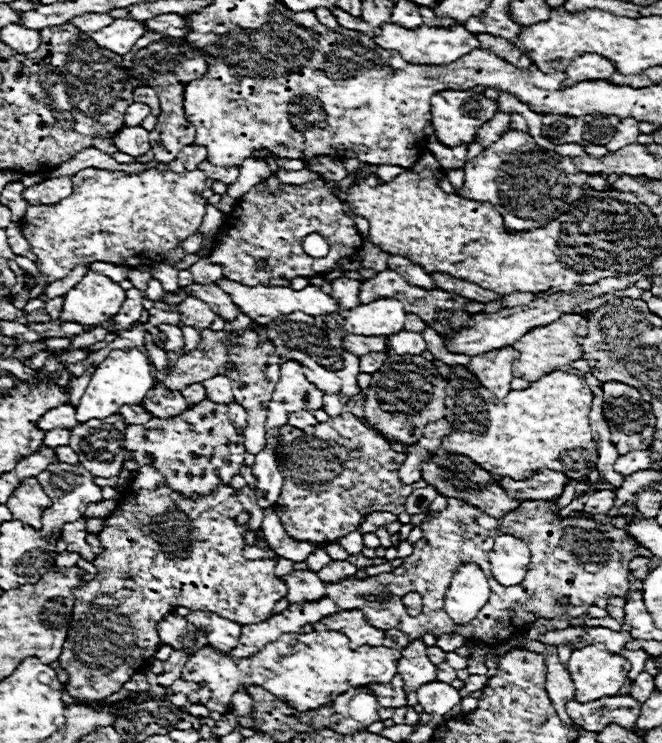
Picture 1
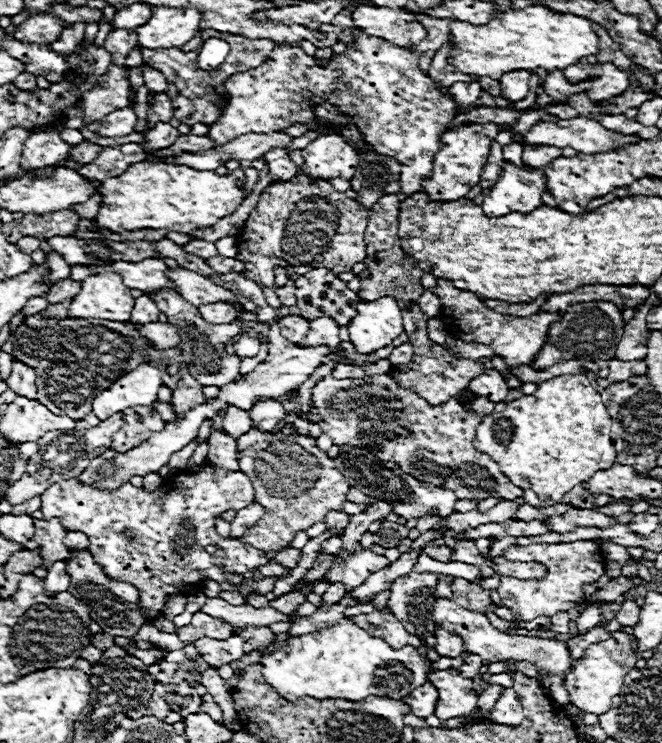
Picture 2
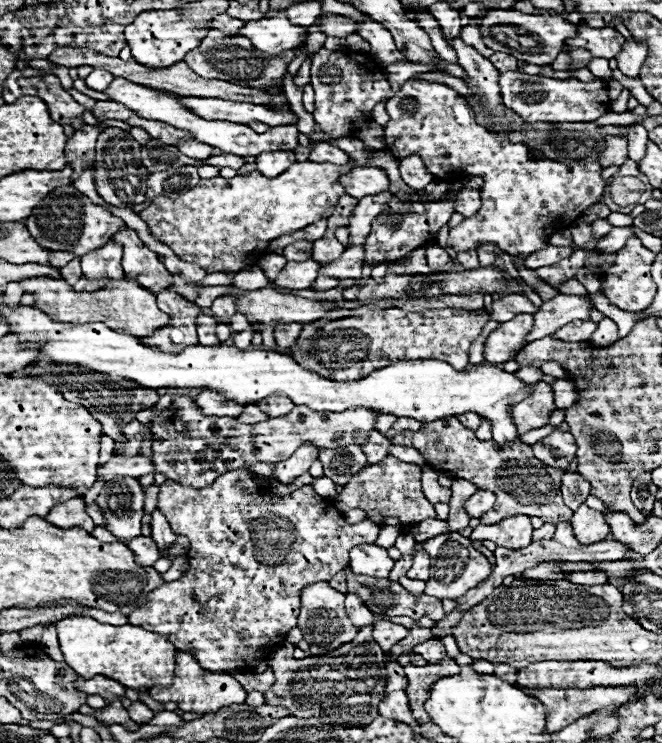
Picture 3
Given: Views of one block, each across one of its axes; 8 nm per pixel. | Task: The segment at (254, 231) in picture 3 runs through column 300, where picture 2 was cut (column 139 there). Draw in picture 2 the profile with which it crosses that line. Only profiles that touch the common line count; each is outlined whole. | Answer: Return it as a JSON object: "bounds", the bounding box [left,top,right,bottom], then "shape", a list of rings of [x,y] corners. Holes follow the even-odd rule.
{"bounds":[98,162,246,234],"shape":[[[136,162],[126,170],[126,174],[120,174],[118,178],[108,178],[104,182],[102,190],[102,210],[98,212],[98,226],[108,228],[112,232],[124,232],[124,230],[140,230],[140,228],[164,228],[170,232],[182,232],[190,234],[196,228],[212,226],[224,216],[230,216],[236,212],[236,208],[246,198],[246,174],[230,172],[230,174],[216,174],[212,170],[194,170],[188,166],[172,166],[172,164],[154,164],[154,162]],[[242,178],[242,188],[236,186],[236,182]]]}

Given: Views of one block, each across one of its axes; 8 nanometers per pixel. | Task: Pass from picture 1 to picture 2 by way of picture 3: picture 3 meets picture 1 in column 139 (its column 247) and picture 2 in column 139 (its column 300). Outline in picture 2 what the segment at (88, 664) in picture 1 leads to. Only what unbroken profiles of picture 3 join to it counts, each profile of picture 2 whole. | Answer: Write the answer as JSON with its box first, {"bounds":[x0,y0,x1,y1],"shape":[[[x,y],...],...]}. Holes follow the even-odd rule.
{"bounds":[42,464,270,618],"shape":[[[202,464],[198,472],[180,472],[172,474],[162,482],[156,492],[148,492],[144,488],[136,488],[130,482],[124,482],[116,490],[98,490],[92,486],[82,484],[78,478],[60,480],[52,484],[42,494],[42,514],[44,518],[58,518],[66,532],[82,530],[90,538],[90,554],[94,554],[94,562],[98,562],[106,576],[118,578],[138,586],[142,594],[142,606],[150,618],[160,616],[166,598],[172,594],[182,594],[186,588],[202,584],[204,580],[216,580],[218,584],[226,582],[228,574],[246,574],[270,560],[262,550],[242,544],[236,538],[224,538],[216,534],[214,520],[226,510],[240,510],[254,502],[254,486],[242,472],[230,470],[214,470],[208,464]]]}

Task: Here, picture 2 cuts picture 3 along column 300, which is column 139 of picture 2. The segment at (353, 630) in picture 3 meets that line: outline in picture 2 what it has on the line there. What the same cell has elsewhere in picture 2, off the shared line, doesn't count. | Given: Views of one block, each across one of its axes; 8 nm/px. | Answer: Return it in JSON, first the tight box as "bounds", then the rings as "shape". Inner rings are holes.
{"bounds":[66,550,150,638],"shape":[[[88,550],[72,552],[72,558],[66,562],[66,572],[72,578],[68,592],[74,594],[76,598],[80,598],[88,606],[92,620],[96,620],[100,626],[110,626],[110,628],[116,630],[116,632],[110,632],[110,634],[132,638],[132,636],[138,634],[138,630],[144,624],[150,622],[148,614],[138,606],[138,600],[140,600],[138,590],[130,582],[118,582],[118,580],[108,578],[102,572],[102,568],[92,560],[92,554]],[[112,616],[120,616],[120,618],[112,618]]]}

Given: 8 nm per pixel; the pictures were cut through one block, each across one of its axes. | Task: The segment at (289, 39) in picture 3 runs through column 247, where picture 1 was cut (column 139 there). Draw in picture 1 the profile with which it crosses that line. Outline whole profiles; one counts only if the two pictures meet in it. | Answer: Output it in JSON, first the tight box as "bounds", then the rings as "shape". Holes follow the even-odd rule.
{"bounds":[90,18,146,54],"shape":[[[116,18],[112,24],[108,24],[106,28],[92,32],[90,38],[100,46],[106,48],[114,54],[126,54],[134,42],[144,36],[146,28],[142,26],[142,22],[134,22],[134,20],[126,20],[126,18]]]}

